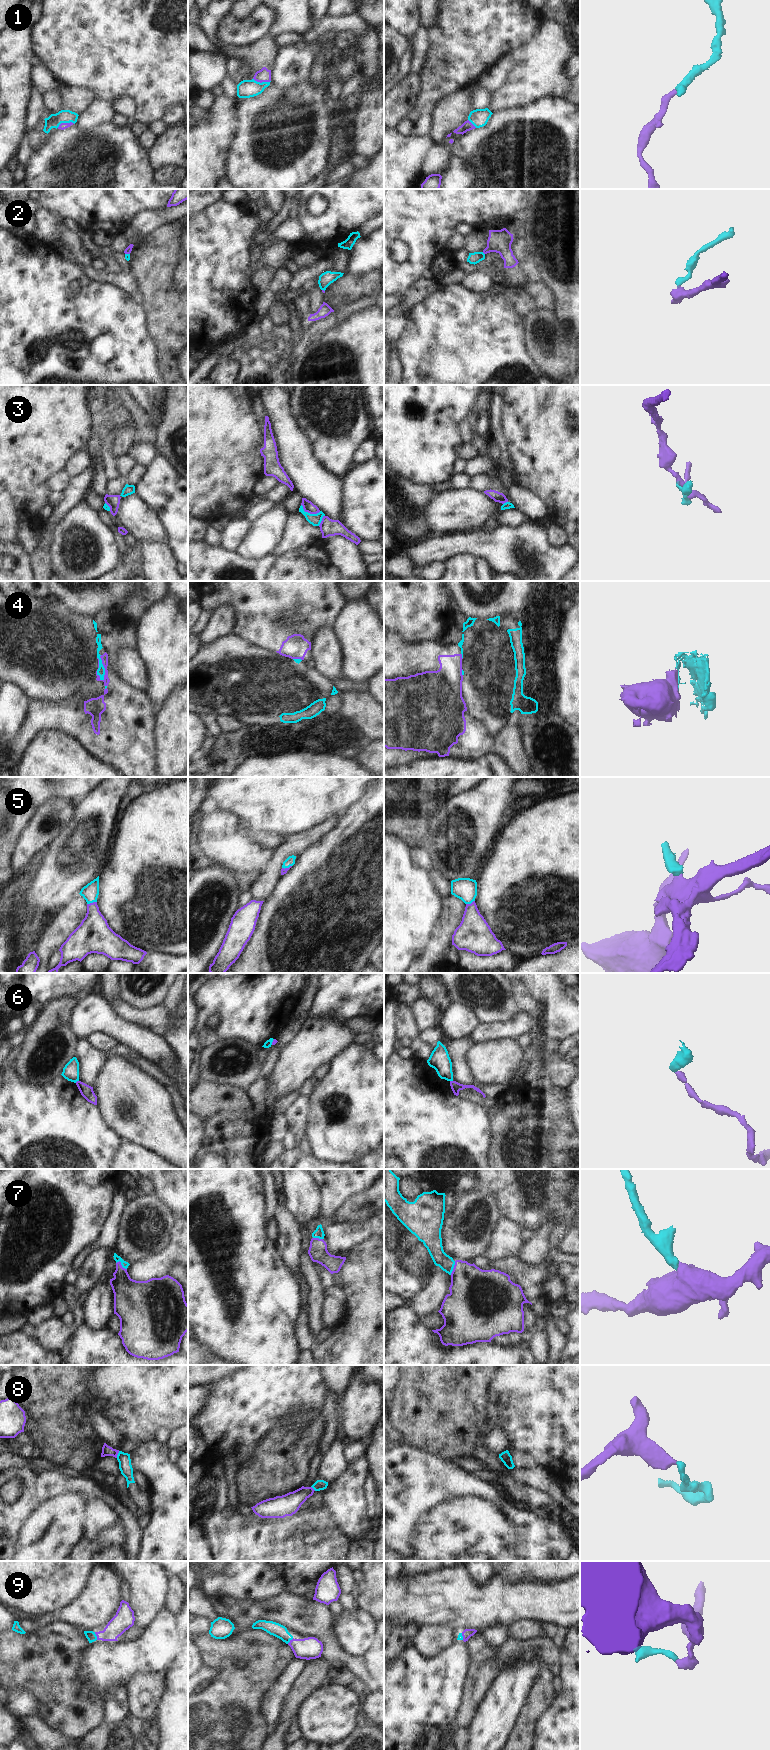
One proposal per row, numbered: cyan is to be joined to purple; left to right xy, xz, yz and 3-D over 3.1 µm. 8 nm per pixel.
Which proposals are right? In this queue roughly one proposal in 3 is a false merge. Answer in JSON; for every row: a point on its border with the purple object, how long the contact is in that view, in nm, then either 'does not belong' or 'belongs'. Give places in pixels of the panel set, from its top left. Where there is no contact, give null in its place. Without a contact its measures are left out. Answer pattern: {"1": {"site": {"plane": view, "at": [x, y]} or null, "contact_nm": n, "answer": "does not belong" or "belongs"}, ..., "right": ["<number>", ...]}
{"1": {"site": {"plane": "xy", "at": [65, 123]}, "contact_nm": 150, "answer": "belongs"}, "2": {"site": {"plane": "xy", "at": [127, 253]}, "contact_nm": 40, "answer": "belongs"}, "3": {"site": {"plane": "xz", "at": [309, 512]}, "contact_nm": 170, "answer": "does not belong"}, "4": {"site": {"plane": "xy", "at": [104, 667]}, "contact_nm": 200, "answer": "does not belong"}, "5": {"site": {"plane": "xy", "at": [91, 903]}, "contact_nm": 80, "answer": "belongs"}, "6": {"site": {"plane": "xy", "at": [77, 1081]}, "contact_nm": 40, "answer": "does not belong"}, "7": {"site": {"plane": "xy", "at": [120, 1264]}, "contact_nm": 110, "answer": "belongs"}, "8": {"site": {"plane": "xy", "at": [117, 1454]}, "contact_nm": 60, "answer": "belongs"}, "9": {"site": {"plane": "xy", "at": [96, 1635]}, "contact_nm": 70, "answer": "belongs"}, "right": ["1", "2", "5", "7", "8", "9"]}

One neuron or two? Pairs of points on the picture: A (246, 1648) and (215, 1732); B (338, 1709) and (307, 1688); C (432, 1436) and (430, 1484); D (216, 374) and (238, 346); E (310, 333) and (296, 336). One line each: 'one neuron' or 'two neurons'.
A: one neuron
B: two neurons
C: two neurons
D: two neurons
E: two neurons

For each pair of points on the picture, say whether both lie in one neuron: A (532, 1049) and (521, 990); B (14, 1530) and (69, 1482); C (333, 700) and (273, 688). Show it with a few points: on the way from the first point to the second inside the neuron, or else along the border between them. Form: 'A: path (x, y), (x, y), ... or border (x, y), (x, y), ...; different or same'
A: path (537, 1034), (535, 1011), (529, 1005); same
B: path (17, 1513), (48, 1482), (52, 1482); same
C: border (337, 692), (326, 698), (324, 709); different

